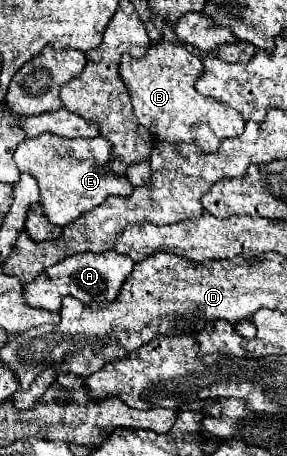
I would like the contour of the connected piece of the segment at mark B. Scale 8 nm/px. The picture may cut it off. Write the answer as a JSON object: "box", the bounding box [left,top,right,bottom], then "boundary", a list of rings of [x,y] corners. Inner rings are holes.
{"box":[119,43,245,151],"boundary":[[[157,43],[147,49],[141,59],[123,53],[119,75],[125,83],[133,113],[139,123],[153,133],[157,141],[195,143],[203,151],[217,151],[225,137],[237,137],[245,128],[245,121],[232,107],[205,97],[195,89],[195,79],[201,75],[201,59],[187,47],[175,43]]]}

